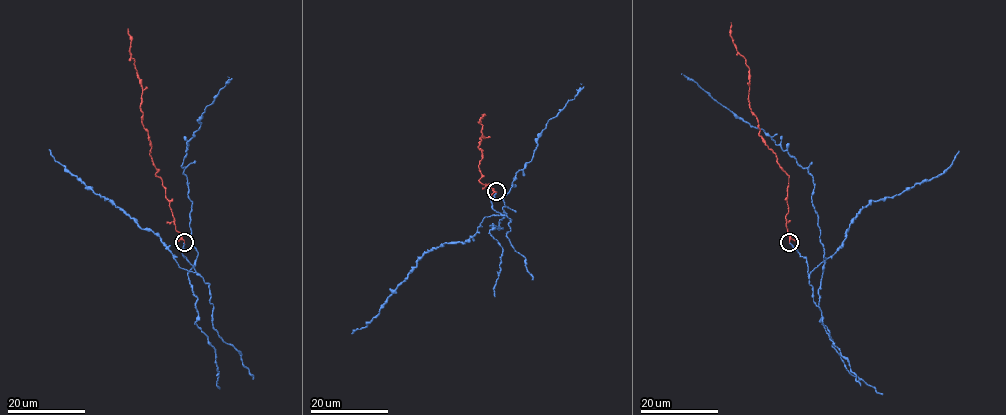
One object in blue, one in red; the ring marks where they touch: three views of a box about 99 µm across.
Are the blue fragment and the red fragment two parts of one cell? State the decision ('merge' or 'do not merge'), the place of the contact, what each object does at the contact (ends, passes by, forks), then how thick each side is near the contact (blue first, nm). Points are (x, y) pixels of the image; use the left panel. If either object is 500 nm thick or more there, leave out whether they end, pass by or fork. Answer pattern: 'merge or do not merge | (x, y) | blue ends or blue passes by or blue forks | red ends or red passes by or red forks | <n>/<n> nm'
merge | (184, 242) | blue ends | red ends | 180/160 nm

